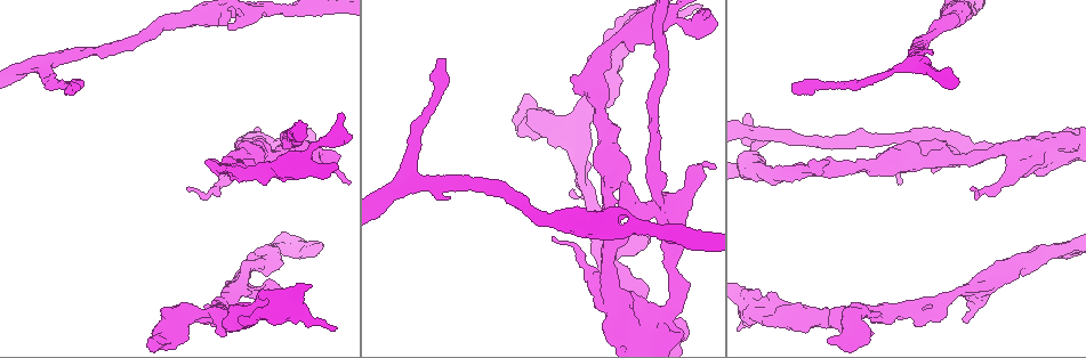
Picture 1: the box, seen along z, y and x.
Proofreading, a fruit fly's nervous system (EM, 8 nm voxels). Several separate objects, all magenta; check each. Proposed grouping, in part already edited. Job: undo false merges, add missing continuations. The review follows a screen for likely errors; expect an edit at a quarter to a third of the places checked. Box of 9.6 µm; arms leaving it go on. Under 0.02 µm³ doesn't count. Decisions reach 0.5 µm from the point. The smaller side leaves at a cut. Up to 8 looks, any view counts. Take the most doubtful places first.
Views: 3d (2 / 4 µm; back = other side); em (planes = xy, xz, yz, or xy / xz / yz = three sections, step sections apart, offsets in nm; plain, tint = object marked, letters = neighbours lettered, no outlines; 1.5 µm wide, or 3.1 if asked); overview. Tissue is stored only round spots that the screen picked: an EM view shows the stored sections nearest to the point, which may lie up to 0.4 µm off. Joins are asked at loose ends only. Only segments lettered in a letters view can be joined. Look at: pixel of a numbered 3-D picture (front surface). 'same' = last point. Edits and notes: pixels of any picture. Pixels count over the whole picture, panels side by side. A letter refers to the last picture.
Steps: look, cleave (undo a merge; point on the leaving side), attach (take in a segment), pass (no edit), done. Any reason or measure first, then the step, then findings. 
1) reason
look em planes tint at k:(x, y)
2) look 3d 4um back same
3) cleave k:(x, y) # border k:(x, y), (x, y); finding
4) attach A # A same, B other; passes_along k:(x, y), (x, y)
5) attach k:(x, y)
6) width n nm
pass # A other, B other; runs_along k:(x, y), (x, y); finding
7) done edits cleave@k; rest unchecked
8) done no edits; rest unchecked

an open end
look em planes letters at 1:(964, 319)

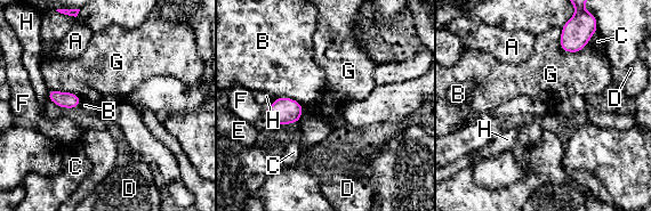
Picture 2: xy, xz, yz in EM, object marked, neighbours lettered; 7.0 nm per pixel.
pass # A other, B other, C other, D other, E other, F other, G other, H other; border 2:(279, 96), (296, 99), (302, 106); none of them fits

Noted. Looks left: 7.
branch stops here
look em planes letters at 1:(442, 59)

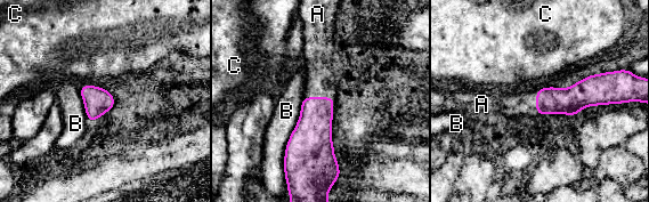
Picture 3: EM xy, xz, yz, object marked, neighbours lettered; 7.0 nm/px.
longest_contact B 550 nm
attach A # A same, B other, C other; the neuron continues

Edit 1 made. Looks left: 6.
done edits attach@3; rest unchecked

